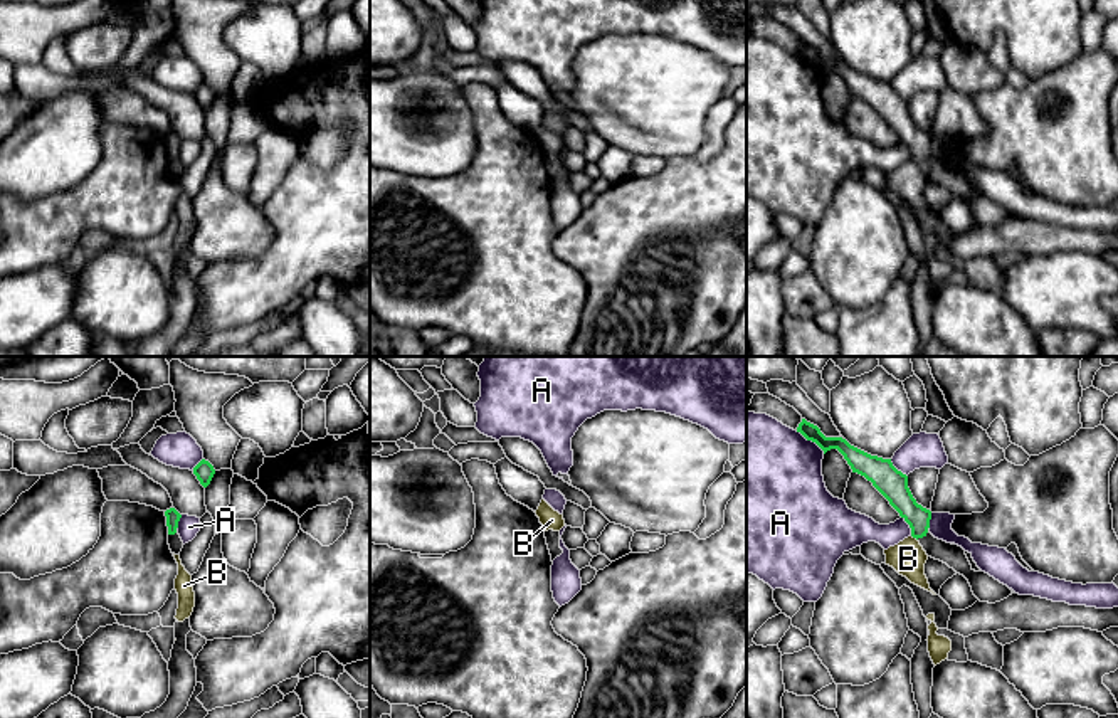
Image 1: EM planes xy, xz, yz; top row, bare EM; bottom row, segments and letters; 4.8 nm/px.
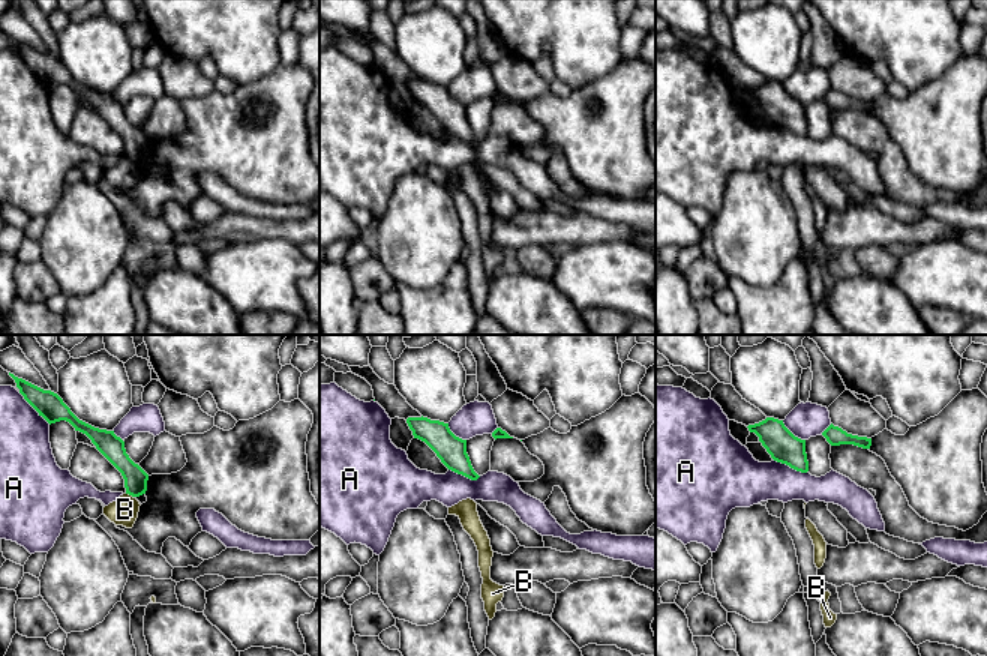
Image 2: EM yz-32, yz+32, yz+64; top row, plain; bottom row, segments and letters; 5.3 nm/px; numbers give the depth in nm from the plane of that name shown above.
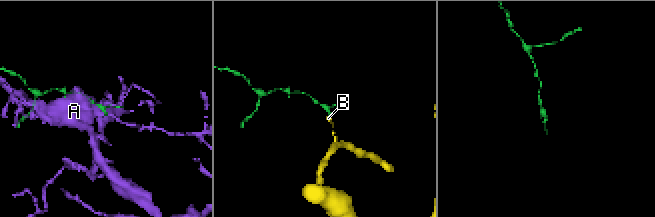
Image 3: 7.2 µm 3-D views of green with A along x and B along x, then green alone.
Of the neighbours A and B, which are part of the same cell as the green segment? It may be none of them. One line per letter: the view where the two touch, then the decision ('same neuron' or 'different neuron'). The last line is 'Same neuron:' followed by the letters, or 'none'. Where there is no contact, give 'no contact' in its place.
A: yz | different neuron
B: yz | different neuron
Same neuron: none

